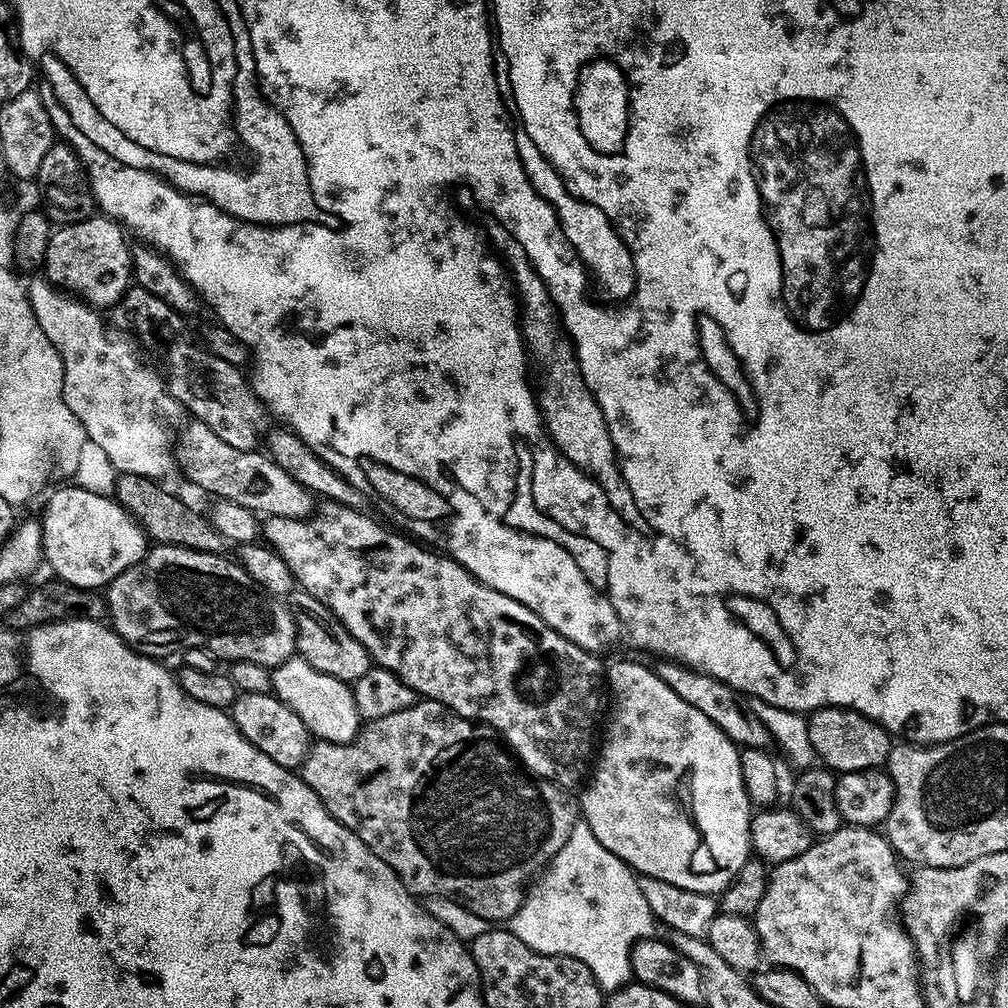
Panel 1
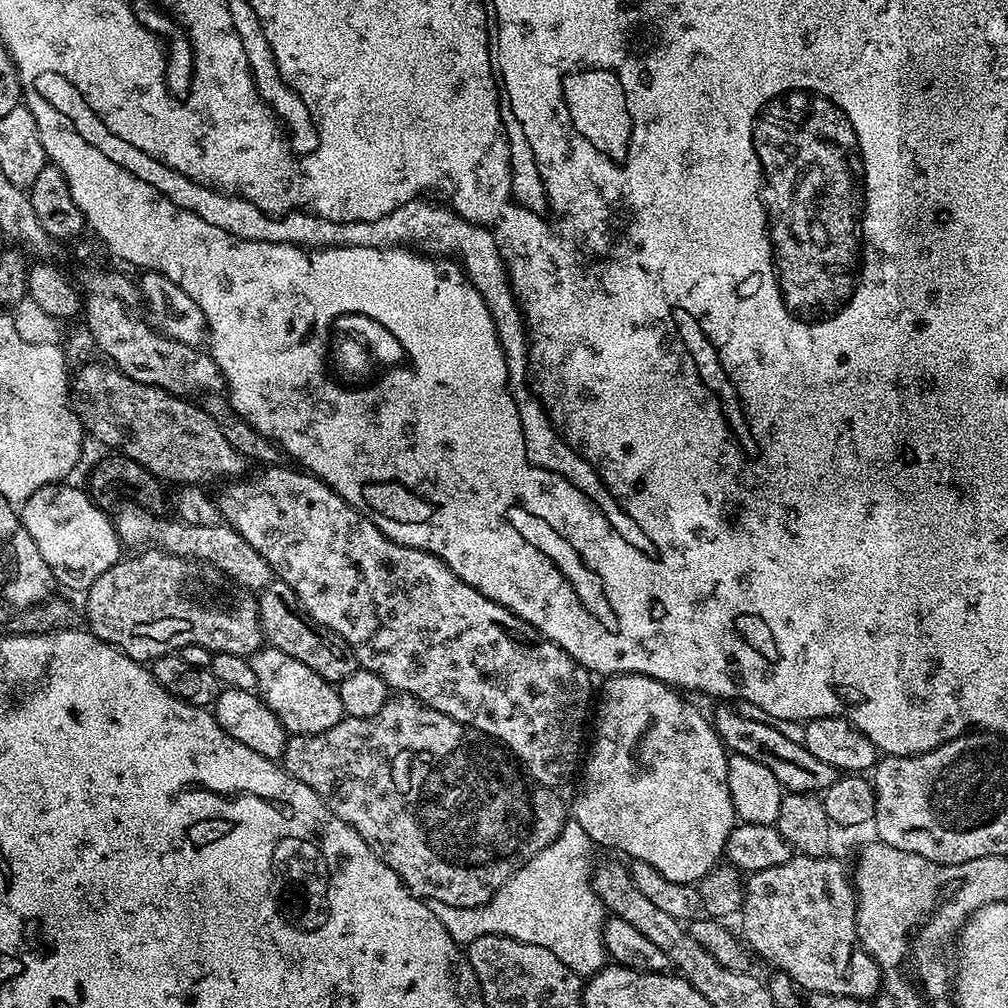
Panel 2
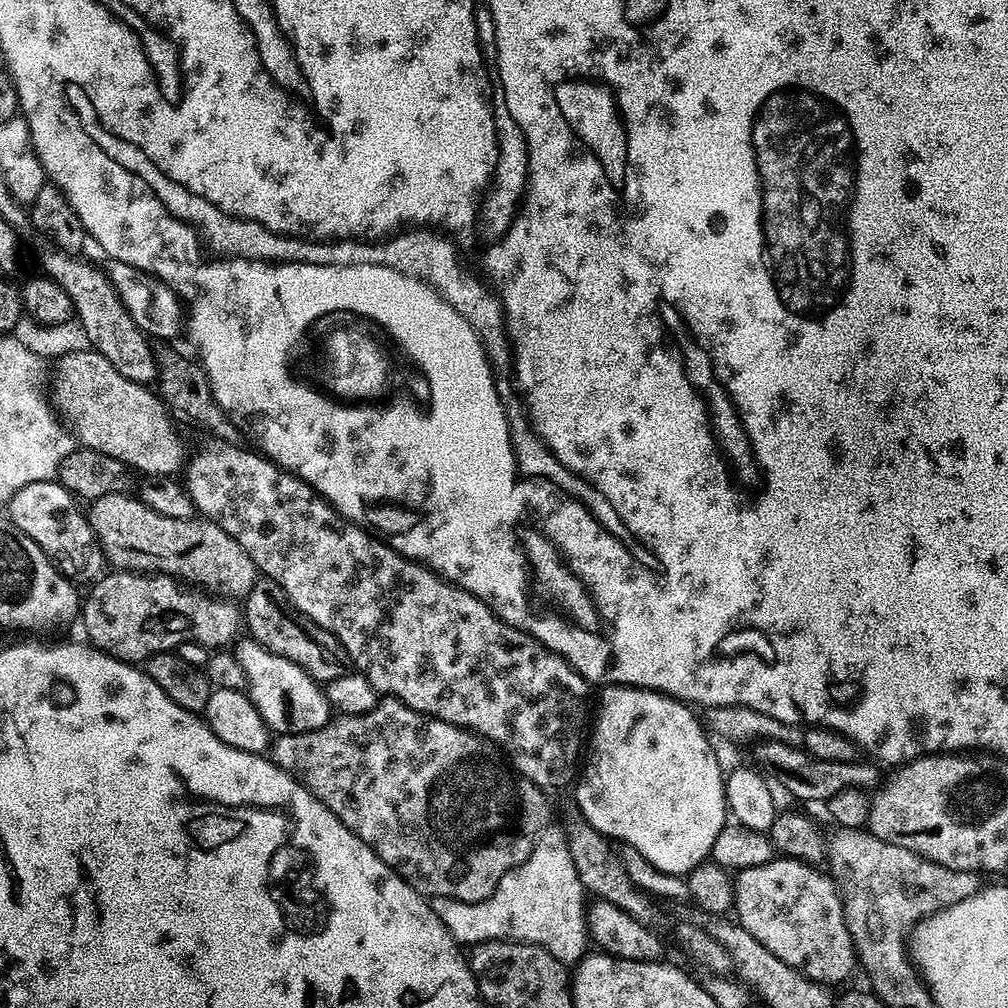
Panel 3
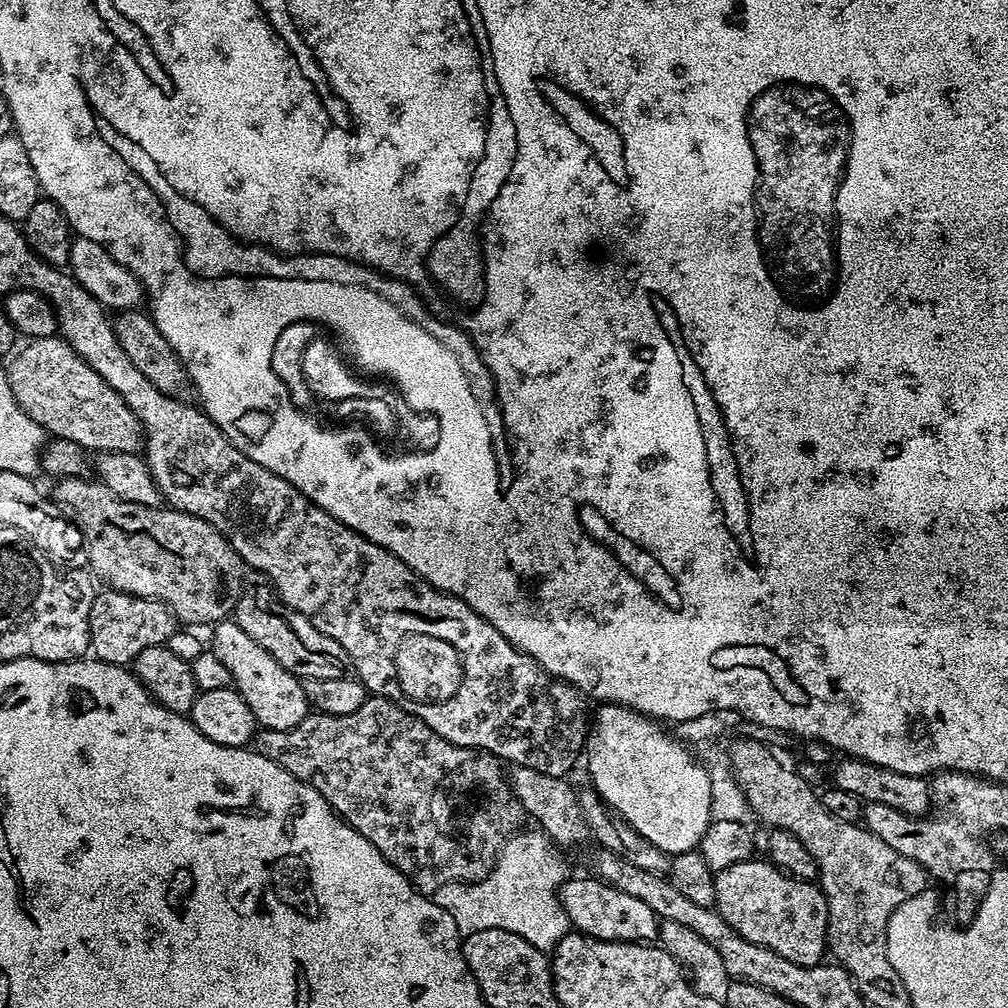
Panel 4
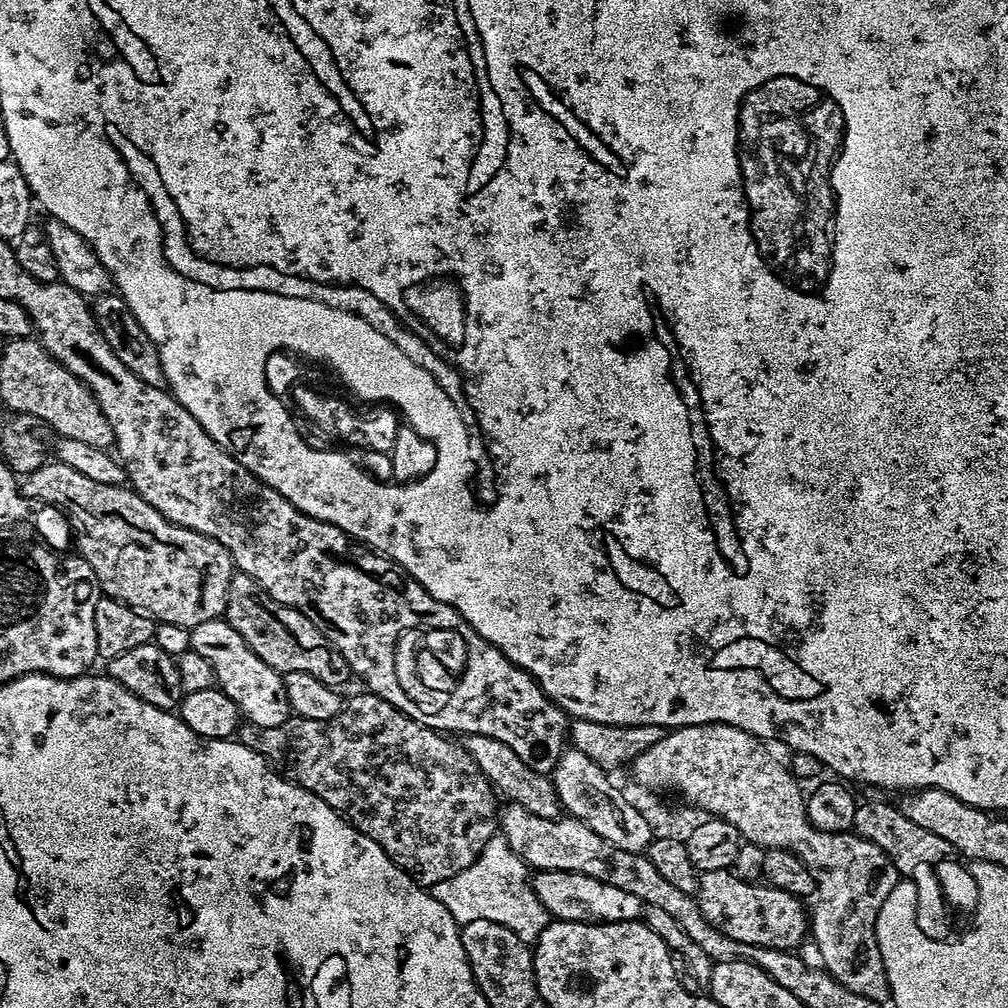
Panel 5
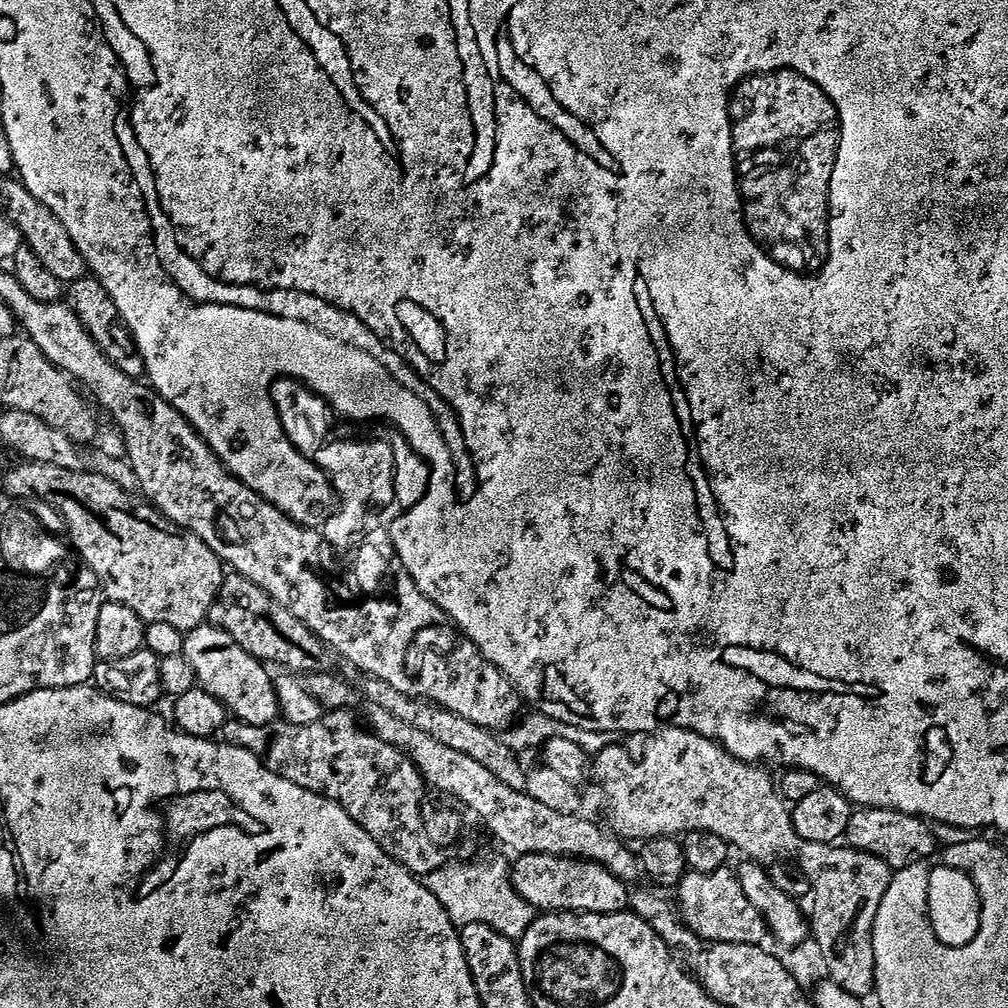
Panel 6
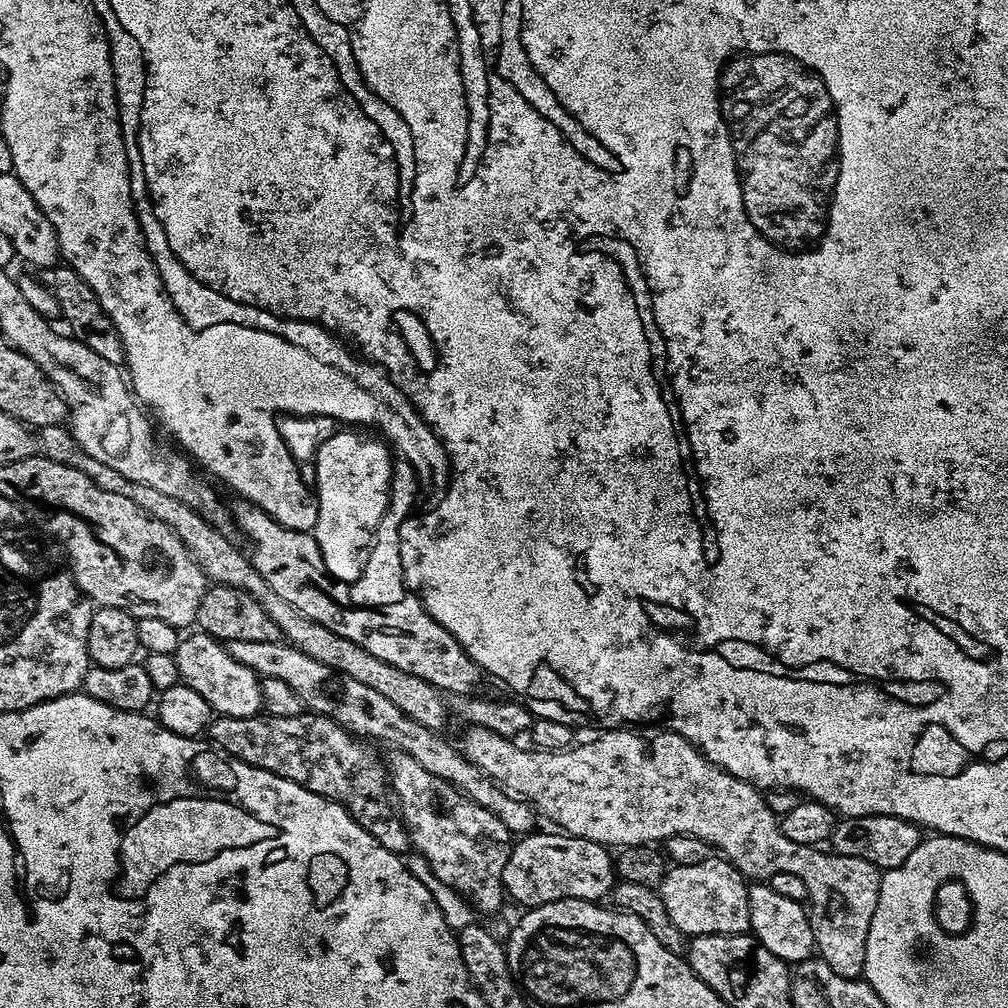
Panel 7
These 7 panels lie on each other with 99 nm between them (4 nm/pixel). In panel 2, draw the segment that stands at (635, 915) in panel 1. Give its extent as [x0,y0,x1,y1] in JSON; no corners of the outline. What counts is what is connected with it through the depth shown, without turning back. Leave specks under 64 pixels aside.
[474,818,606,978]

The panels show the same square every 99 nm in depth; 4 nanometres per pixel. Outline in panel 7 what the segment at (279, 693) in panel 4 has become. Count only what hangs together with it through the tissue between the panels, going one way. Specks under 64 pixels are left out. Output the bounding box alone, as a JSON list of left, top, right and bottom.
[174,631,261,718]

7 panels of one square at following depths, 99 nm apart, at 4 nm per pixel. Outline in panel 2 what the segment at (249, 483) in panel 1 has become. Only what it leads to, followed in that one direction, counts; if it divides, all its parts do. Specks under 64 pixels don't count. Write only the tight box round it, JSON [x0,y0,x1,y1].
[74,362,246,486]

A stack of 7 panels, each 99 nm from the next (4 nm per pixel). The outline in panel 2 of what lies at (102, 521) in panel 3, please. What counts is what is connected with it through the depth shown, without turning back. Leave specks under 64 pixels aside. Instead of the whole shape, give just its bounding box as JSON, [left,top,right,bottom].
[116,502,274,594]

